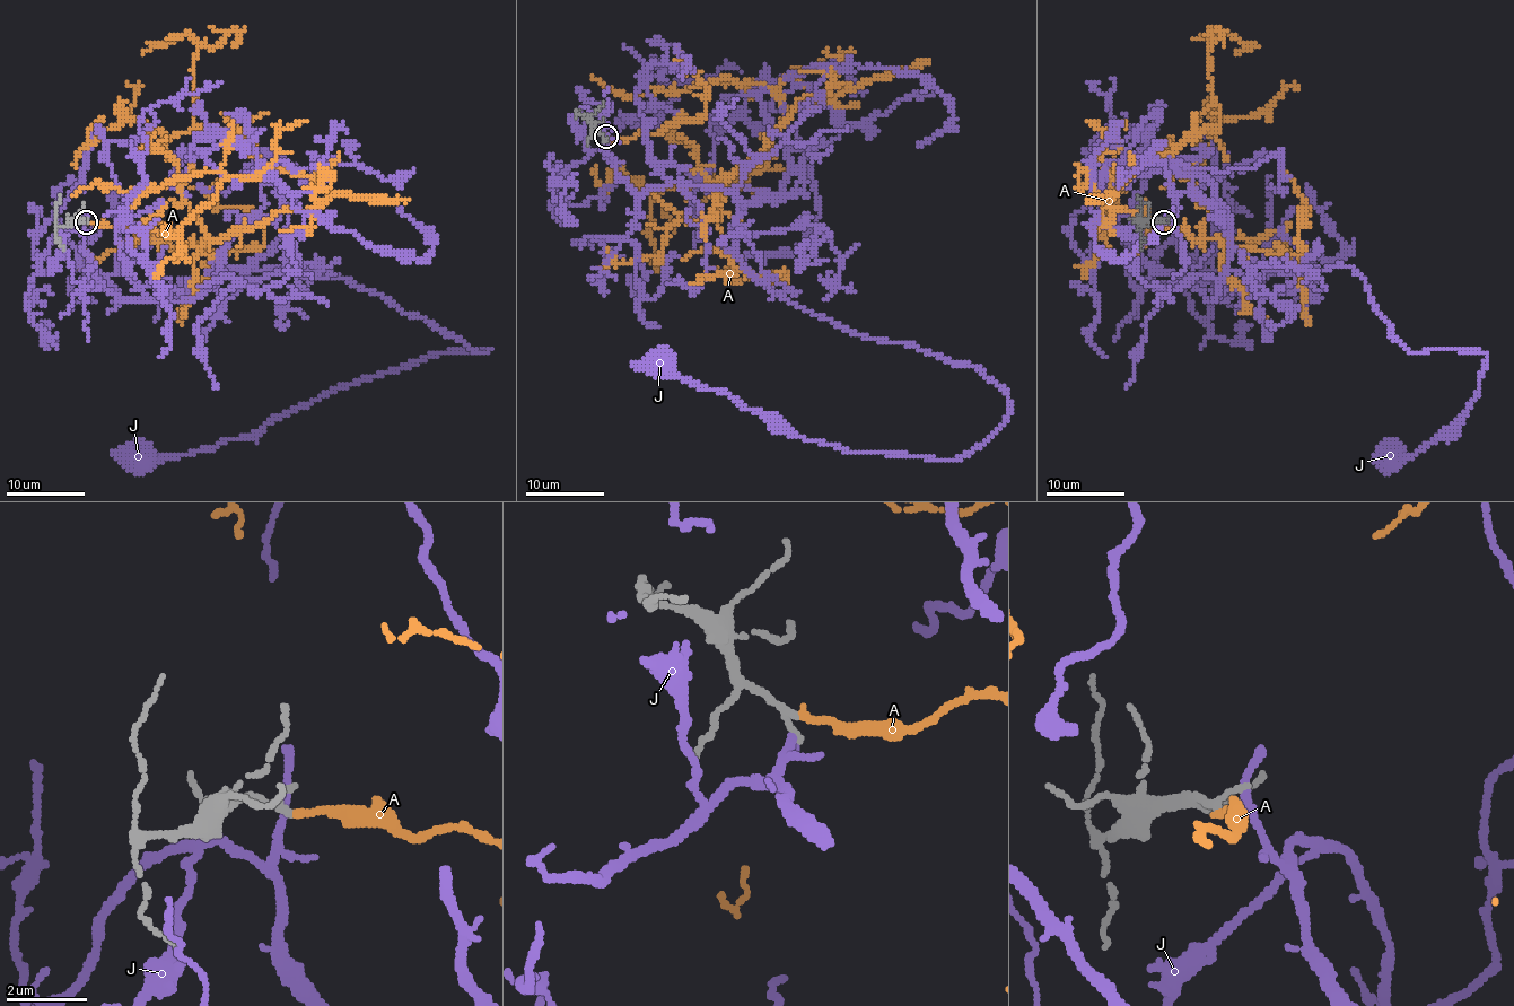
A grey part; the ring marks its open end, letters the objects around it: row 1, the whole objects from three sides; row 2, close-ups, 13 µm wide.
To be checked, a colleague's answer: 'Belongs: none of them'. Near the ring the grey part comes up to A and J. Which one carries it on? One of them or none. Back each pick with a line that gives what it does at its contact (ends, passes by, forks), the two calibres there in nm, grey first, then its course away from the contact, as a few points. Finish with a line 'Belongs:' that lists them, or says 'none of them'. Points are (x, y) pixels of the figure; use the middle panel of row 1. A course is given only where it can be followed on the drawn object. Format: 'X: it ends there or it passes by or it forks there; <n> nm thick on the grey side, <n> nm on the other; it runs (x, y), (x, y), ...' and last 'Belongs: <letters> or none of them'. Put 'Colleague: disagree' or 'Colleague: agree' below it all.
A: it ends there; 200 nm thick on the grey side, 190 nm on the other; it runs (606, 137), (692, 121), (699, 78), (848, 86), (728, 180), (724, 254), (782, 270), (745, 256)
Belongs: A
Colleague: disagree

